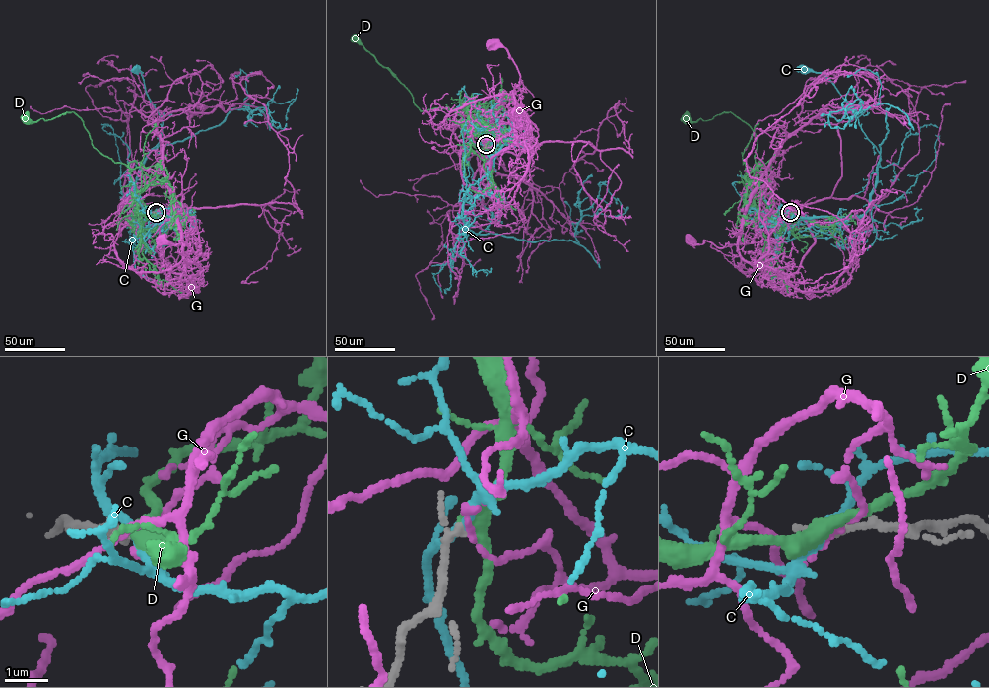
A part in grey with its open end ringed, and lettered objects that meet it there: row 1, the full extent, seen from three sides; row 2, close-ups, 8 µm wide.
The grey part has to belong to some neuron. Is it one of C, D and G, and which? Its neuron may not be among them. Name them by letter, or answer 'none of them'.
D

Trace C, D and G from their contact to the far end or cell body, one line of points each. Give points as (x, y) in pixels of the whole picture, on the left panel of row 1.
C: (156, 212), (164, 217), (132, 216), (138, 171), (159, 142), (162, 123), (146, 92), (143, 72), (136, 69)
D: (156, 212), (142, 213), (129, 168), (97, 150), (82, 120), (73, 112), (46, 120), (26, 117)
G: (156, 212), (183, 214), (198, 233), (201, 253), (187, 262), (183, 245), (190, 243), (167, 244), (161, 239)

